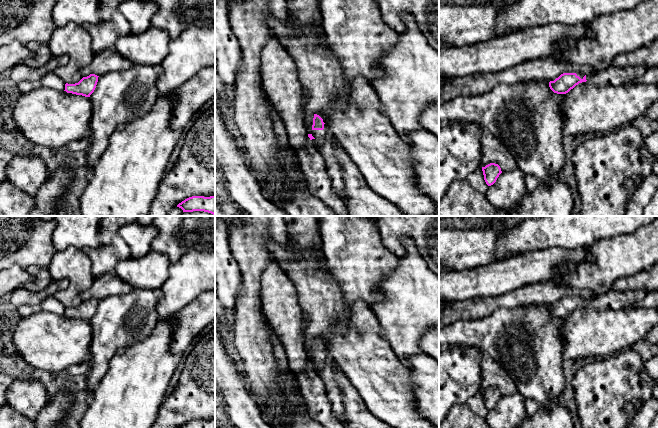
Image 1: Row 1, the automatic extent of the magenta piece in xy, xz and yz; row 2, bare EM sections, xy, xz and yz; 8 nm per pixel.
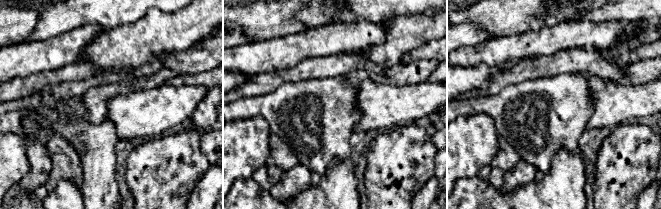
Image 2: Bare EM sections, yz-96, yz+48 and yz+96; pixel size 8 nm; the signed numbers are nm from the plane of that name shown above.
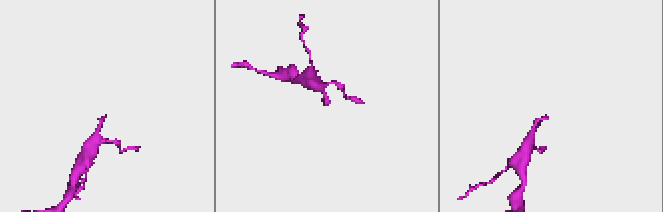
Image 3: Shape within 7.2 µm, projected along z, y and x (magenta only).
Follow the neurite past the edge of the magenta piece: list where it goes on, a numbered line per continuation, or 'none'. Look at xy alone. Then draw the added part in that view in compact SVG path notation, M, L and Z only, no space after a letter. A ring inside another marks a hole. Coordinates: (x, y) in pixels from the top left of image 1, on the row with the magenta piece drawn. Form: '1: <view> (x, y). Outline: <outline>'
none

